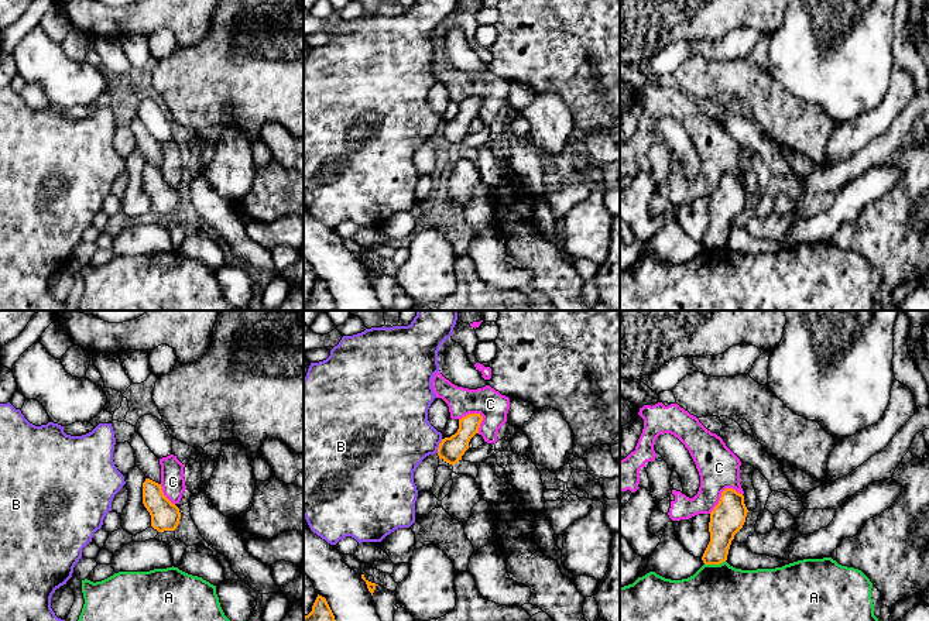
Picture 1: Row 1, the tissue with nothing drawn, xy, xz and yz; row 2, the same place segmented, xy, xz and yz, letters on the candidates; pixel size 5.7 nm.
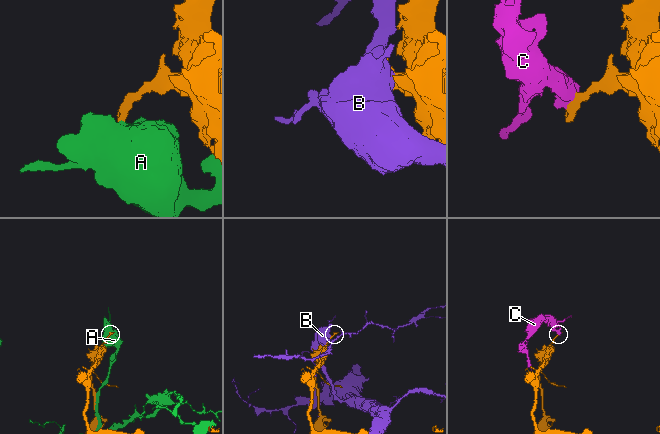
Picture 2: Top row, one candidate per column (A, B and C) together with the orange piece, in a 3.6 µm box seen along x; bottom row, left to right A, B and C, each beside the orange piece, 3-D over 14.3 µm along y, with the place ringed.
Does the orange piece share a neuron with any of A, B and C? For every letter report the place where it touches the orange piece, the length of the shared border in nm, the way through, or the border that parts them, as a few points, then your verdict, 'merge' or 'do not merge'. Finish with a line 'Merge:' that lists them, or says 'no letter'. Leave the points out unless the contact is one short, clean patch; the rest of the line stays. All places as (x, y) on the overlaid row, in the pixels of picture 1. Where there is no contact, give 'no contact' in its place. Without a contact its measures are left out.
A: contact yz (715, 563); length 120 nm; do not merge
B: contact xz (439, 446); length 90 nm; do not merge
C: contact yz (722, 493); length 220 nm; border yz (741, 493), (726, 489), (719, 503), (709, 513); do not merge
Merge: no letter

